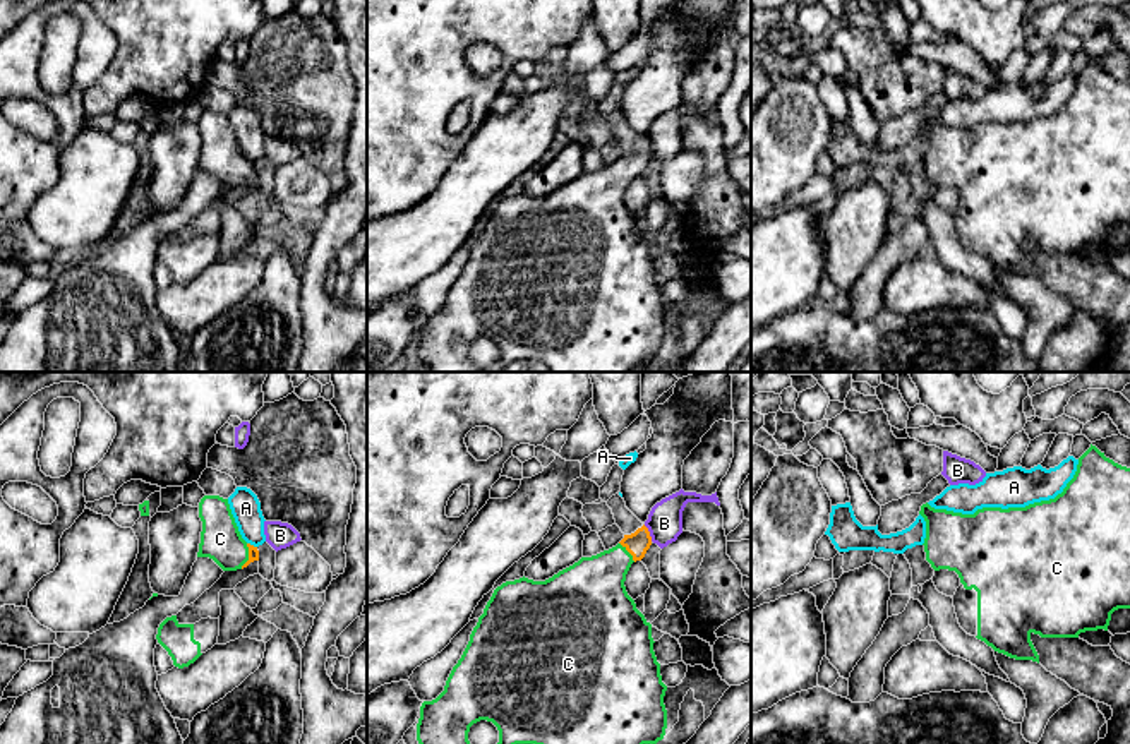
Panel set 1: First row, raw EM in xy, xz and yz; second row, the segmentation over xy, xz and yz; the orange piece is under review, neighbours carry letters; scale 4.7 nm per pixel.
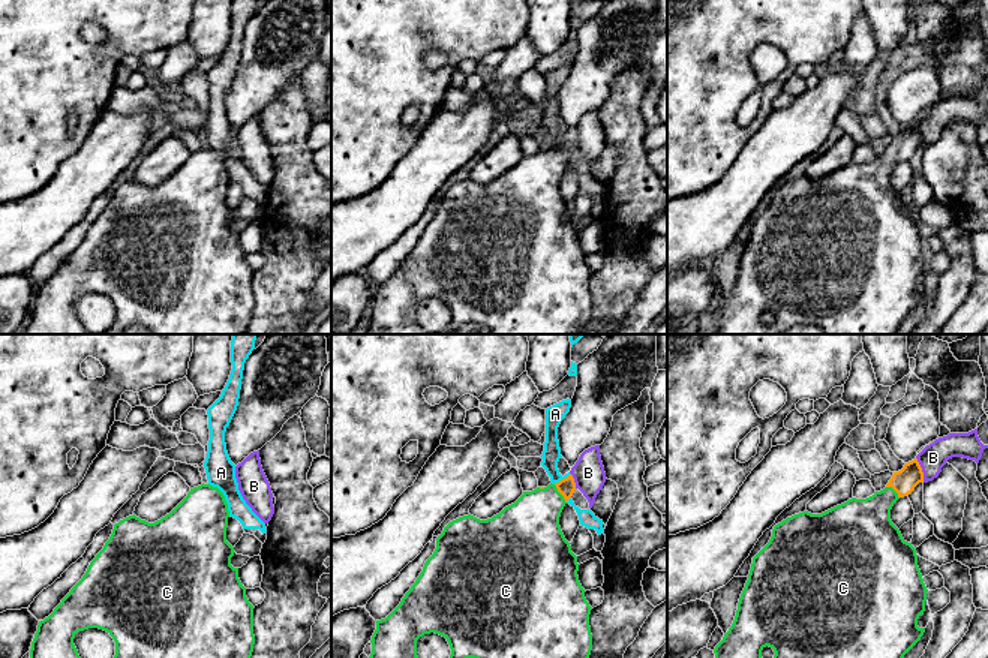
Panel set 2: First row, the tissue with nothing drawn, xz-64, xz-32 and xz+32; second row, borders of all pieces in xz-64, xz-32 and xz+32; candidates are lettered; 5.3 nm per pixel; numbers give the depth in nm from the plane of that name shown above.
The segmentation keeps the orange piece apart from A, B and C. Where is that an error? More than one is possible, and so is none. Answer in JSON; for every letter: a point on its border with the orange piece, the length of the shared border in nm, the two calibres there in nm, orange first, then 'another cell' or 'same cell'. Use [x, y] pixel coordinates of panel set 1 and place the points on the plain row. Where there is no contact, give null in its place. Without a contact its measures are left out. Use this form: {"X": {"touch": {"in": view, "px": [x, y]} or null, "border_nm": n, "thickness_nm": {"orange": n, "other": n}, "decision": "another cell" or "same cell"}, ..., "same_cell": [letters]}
{"A": {"touch": {"in": "xy", "px": [252, 162]}, "border_nm": 50, "thickness_nm": {"orange": 50, "other": 140}, "decision": "another cell"}, "B": {"touch": {"in": "xz", "px": [649, 150]}, "border_nm": 90, "thickness_nm": {"orange": 110, "other": 160}, "decision": "another cell"}, "C": {"touch": {"in": "xy", "px": [249, 172]}, "border_nm": 120, "thickness_nm": {"orange": 50, "other": 190}, "decision": "same cell"}, "same_cell": ["C"]}

